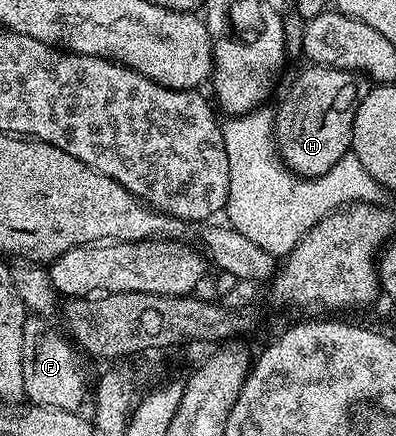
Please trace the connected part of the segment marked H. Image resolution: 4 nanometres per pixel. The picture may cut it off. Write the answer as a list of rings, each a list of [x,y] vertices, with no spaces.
[[[310,64],[293,81],[293,86],[285,93],[281,106],[276,106],[273,119],[273,136],[277,139],[277,151],[282,161],[293,173],[301,177],[327,175],[343,155],[350,152],[353,143],[353,124],[359,98],[367,96],[371,82],[363,73],[348,73],[342,69],[332,69]]]

